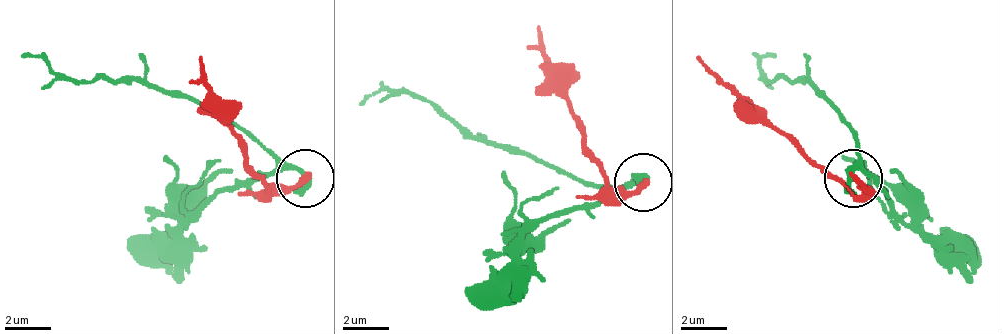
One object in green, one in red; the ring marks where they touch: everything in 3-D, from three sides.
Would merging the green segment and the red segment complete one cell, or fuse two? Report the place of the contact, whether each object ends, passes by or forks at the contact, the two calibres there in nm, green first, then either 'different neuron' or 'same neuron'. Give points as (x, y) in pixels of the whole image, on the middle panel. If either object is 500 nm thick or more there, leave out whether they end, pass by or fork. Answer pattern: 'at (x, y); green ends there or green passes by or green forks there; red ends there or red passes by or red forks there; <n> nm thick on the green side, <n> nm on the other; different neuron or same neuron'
at (643, 182); green ends there; red ends there; 360 nm thick on the green side, 240 nm on the other; different neuron

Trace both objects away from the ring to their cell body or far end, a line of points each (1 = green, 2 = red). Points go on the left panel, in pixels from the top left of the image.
1: (303, 176), (181, 95), (129, 83), (89, 83), (19, 54)
2: (303, 176), (268, 194), (199, 54)

